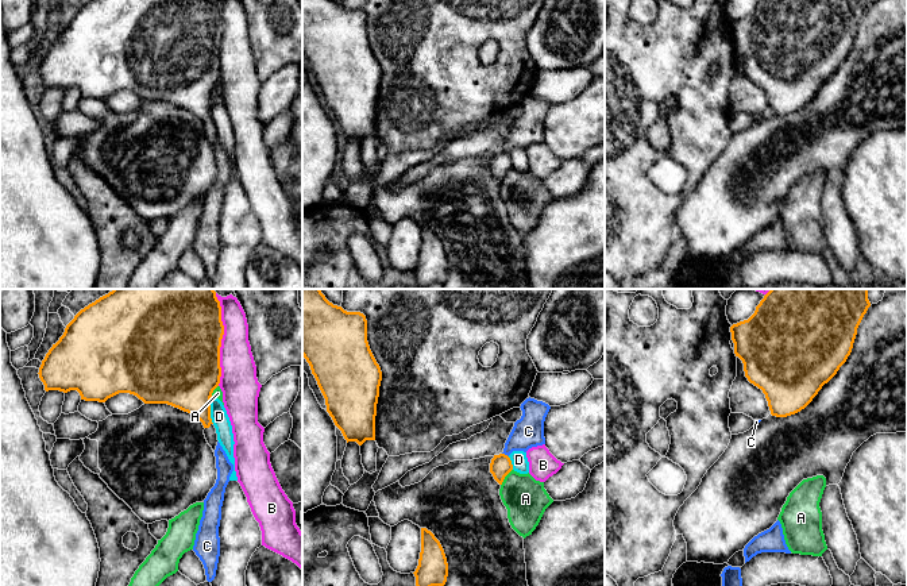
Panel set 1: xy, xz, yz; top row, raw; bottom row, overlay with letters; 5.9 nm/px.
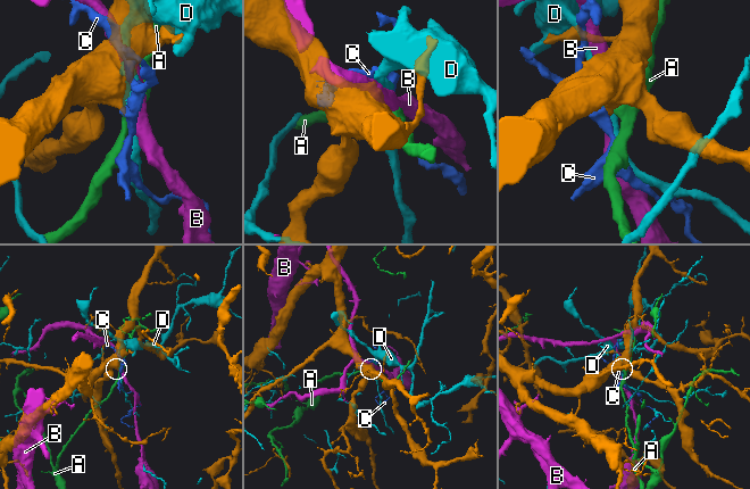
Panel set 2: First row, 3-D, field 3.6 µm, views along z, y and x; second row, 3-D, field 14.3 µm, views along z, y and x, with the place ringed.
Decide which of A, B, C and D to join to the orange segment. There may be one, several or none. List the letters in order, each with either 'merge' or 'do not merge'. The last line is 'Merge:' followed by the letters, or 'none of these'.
A: do not merge
B: do not merge
C: do not merge
D: do not merge
Merge: none of these

